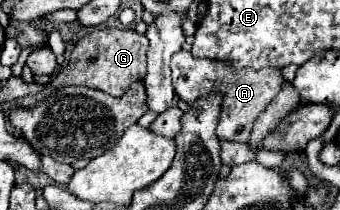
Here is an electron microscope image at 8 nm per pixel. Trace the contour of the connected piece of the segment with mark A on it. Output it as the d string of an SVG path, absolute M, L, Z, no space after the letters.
M178 51L172 57L172 83L180 99L186 101L188 105L197 106L195 102L199 98L211 91L220 91L224 97L222 97L222 111L216 127L218 139L248 143L254 121L266 109L266 105L280 93L286 79L282 77L282 71L278 67L266 67L258 71L252 67L236 69L230 65L230 61L198 59L198 57L192 57L190 51Z

